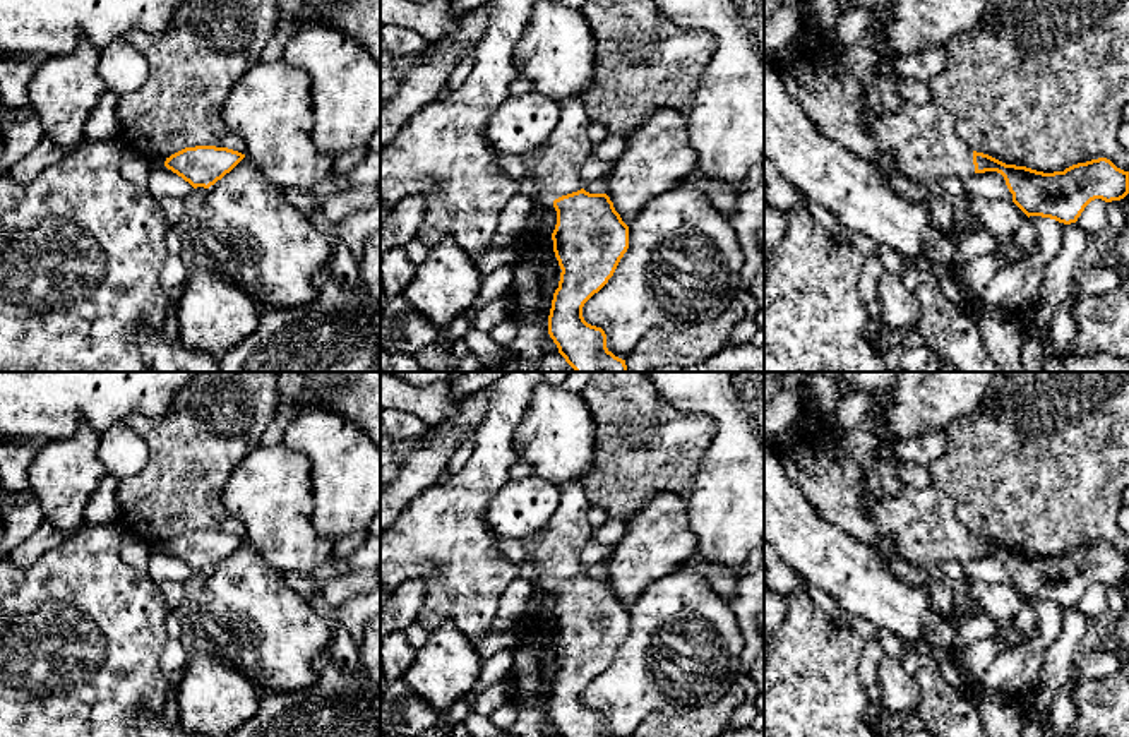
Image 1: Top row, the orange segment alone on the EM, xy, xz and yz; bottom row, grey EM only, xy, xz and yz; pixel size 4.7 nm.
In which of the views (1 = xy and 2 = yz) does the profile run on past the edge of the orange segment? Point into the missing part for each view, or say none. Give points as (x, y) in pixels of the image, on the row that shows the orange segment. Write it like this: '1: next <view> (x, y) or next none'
1: next none
2: next yz (922, 139)

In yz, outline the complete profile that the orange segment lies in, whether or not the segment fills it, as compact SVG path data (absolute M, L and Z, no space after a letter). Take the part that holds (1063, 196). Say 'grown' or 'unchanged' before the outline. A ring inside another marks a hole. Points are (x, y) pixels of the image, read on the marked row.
grown | M810 58L776 72L821 134L874 166L887 154L905 177L934 190L947 177L965 180L973 173L997 171L1028 218L1064 225L1076 223L1095 199L1112 202L1129 194L1129 171L1107 158L1043 173L971 151L959 137L954 117L934 101L906 103L881 117L867 115L858 79L839 62Z

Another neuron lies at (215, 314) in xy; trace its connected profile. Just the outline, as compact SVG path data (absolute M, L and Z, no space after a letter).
M211 266L188 273L175 309L182 345L216 358L240 345L259 324L254 298Z

